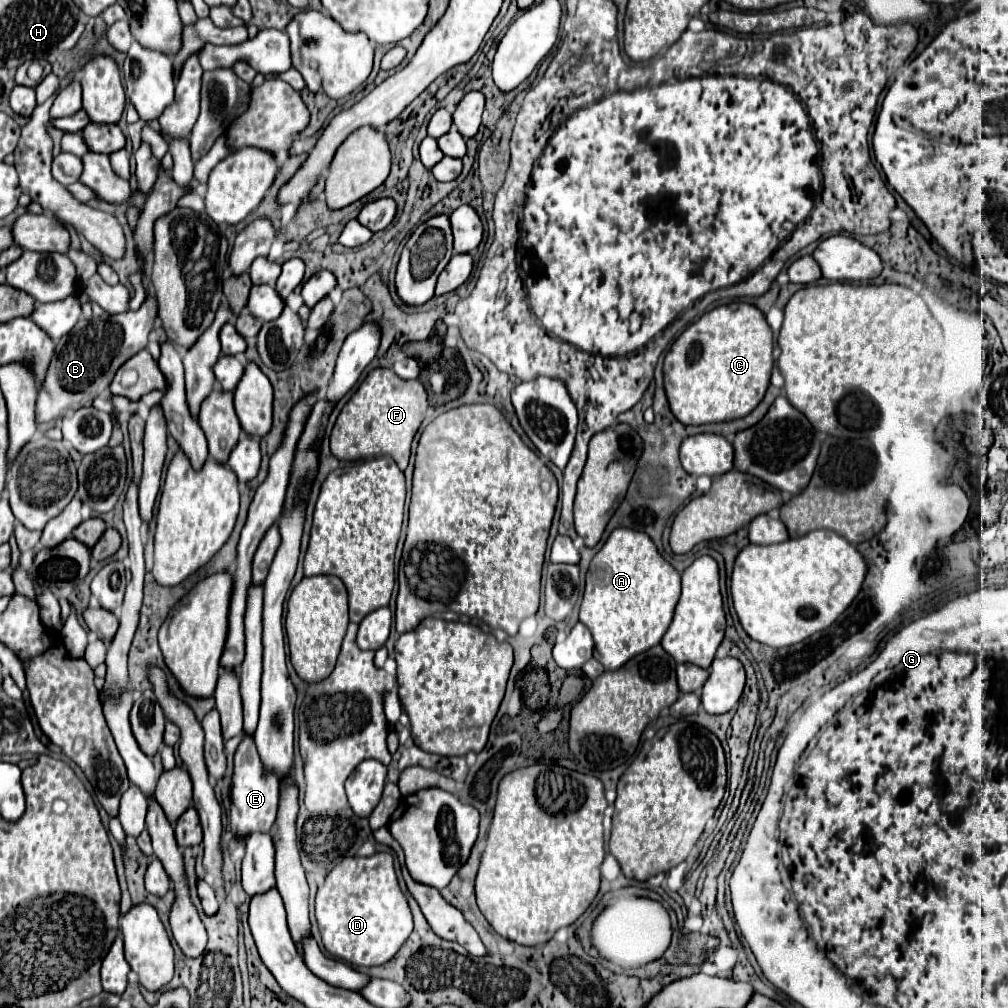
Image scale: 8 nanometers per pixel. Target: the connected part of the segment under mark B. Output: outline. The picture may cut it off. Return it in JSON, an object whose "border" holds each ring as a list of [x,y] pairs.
{"border":[[[148,297],[148,299],[142,303],[142,307],[140,307],[138,311],[126,311],[126,313],[120,313],[120,315],[102,315],[102,317],[94,317],[92,321],[88,321],[88,323],[84,323],[84,325],[82,325],[82,319],[80,319],[80,323],[78,323],[68,335],[64,335],[64,337],[56,343],[56,349],[54,349],[54,361],[50,361],[50,371],[46,371],[46,381],[42,381],[40,391],[38,391],[38,401],[36,401],[36,421],[38,421],[38,423],[50,423],[50,421],[62,419],[66,413],[72,413],[72,411],[76,411],[76,409],[80,409],[80,407],[90,407],[92,401],[94,401],[100,393],[104,393],[104,391],[108,389],[108,385],[110,385],[112,377],[116,375],[116,371],[118,371],[130,357],[134,357],[134,353],[146,349],[146,345],[148,345],[148,335],[150,335],[152,329],[154,329],[156,311],[158,311],[158,309],[156,309],[156,301],[154,301],[152,297]]]}

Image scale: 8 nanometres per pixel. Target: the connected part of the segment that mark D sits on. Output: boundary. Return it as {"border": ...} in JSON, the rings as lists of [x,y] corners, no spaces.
{"border":[[[376,853],[372,857],[346,857],[326,877],[316,893],[316,919],[326,951],[356,967],[376,967],[390,961],[412,933],[412,913],[406,897],[398,887],[394,873],[394,859],[390,853]]]}

